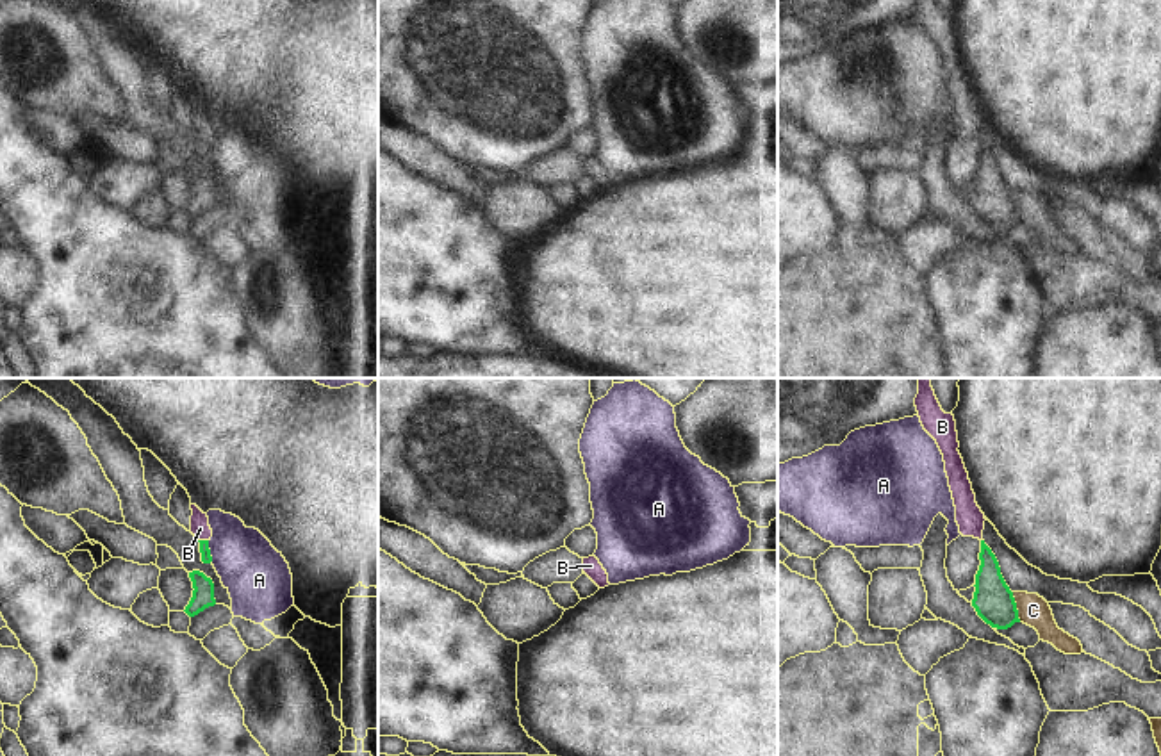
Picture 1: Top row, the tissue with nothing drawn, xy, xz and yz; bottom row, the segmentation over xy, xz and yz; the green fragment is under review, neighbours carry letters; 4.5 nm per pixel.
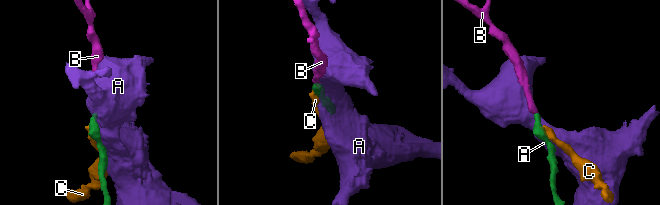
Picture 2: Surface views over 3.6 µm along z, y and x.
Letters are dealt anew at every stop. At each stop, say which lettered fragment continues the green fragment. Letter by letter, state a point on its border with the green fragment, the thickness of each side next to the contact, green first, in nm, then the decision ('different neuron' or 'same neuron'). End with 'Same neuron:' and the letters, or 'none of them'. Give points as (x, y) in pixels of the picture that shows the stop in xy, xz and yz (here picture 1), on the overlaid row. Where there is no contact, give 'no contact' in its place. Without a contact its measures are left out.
A: contact xy (209, 551); calibres 50 and 300 nm; different neuron
B: contact xy (204, 541); calibres 50 and 90 nm; same neuron
C: contact yz (1015, 607); calibres 180 and 140 nm; different neuron
Same neuron: B

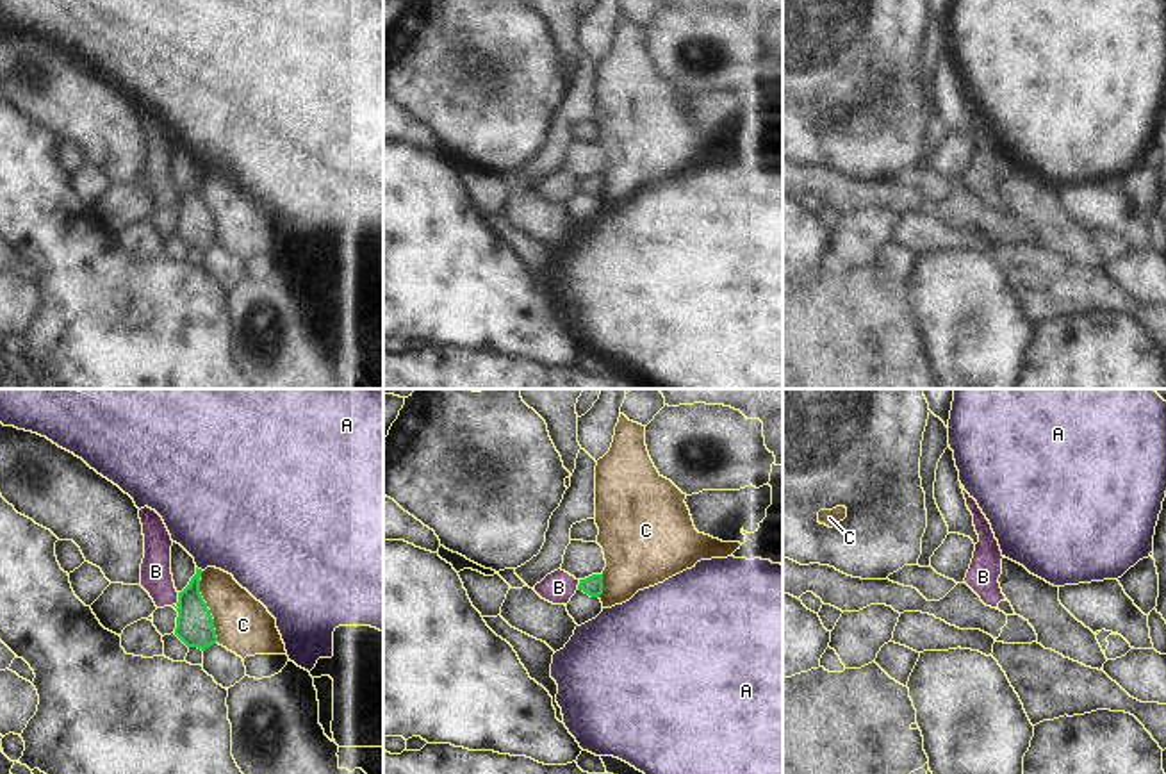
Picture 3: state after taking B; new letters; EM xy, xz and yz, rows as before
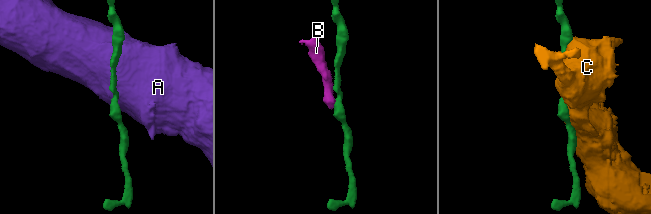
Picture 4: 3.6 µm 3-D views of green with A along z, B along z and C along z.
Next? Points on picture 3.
A: contact xy (200, 569); calibres 170 and 440 nm; different neuron
B: contact xy (179, 598); calibres 180 and 140 nm; different neuron
C: contact xy (205, 607); calibres 180 and 260 nm; different neuron
Same neuron: none of them

